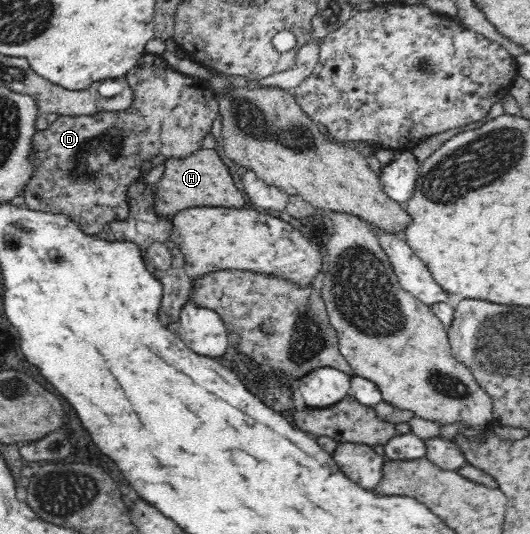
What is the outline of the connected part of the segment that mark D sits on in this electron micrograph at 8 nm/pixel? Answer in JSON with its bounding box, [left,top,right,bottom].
[24,53,219,236]

